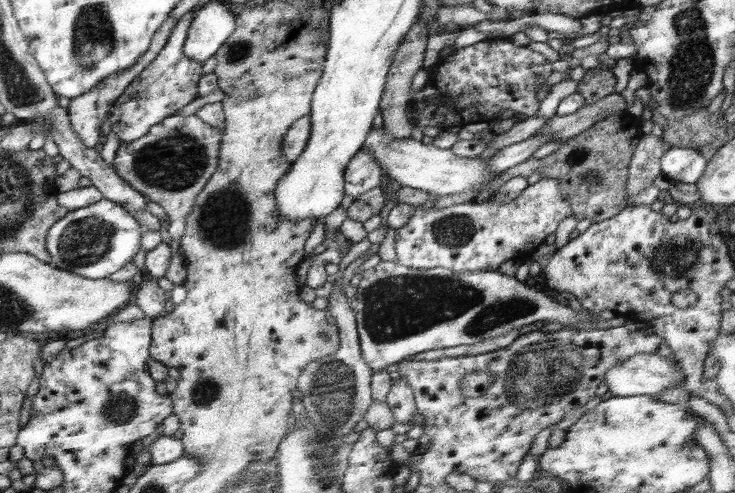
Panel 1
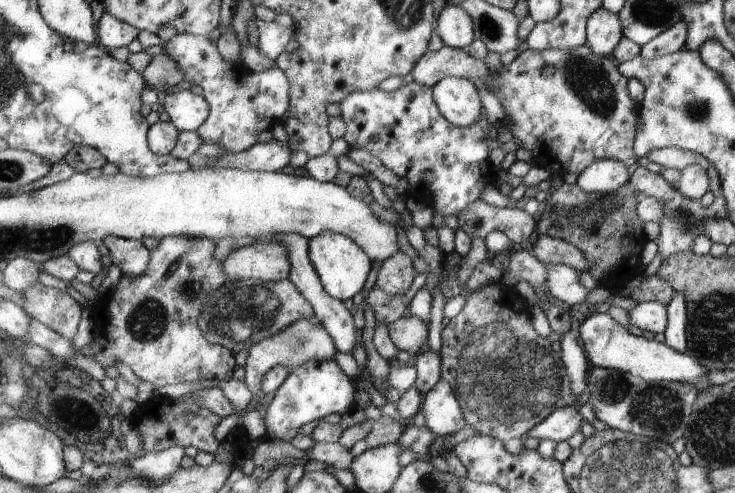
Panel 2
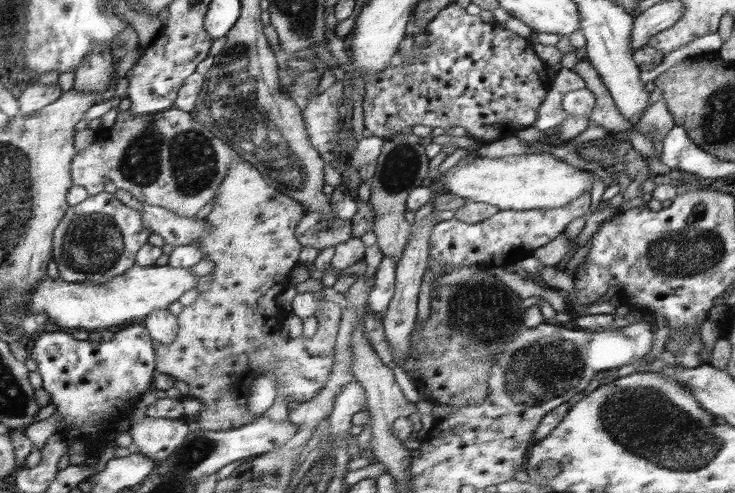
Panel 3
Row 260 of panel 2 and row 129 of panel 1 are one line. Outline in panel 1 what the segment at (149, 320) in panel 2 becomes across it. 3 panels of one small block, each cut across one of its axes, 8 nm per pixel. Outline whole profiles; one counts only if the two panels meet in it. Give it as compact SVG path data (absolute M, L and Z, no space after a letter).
M172 115L171 117L166 117L162 122L159 122L159 125L156 125L149 134L144 134L144 137L138 138L136 142L124 142L124 144L120 144L118 148L118 152L116 152L116 158L114 158L114 162L112 162L112 167L114 171L122 180L128 182L132 188L138 190L141 194L144 194L150 201L154 203L160 204L164 211L167 214L167 217L170 220L168 232L171 236L171 245L173 244L172 240L179 239L187 230L187 218L188 215L192 214L192 207L195 206L196 198L199 197L201 193L203 193L204 186L207 186L208 182L211 181L211 178L215 175L216 170L219 167L219 156L220 156L220 148L222 148L223 142L223 131L218 130L218 128L211 126L209 123L203 121L203 119L198 118L196 115L182 116L182 115Z

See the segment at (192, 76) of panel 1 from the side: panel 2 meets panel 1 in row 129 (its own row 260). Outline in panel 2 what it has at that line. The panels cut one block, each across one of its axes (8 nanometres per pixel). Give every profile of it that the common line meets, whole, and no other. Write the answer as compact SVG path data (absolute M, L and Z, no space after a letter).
M108 236L102 243L110 252L112 263L122 271L124 277L140 277L152 264L152 252L140 240Z

